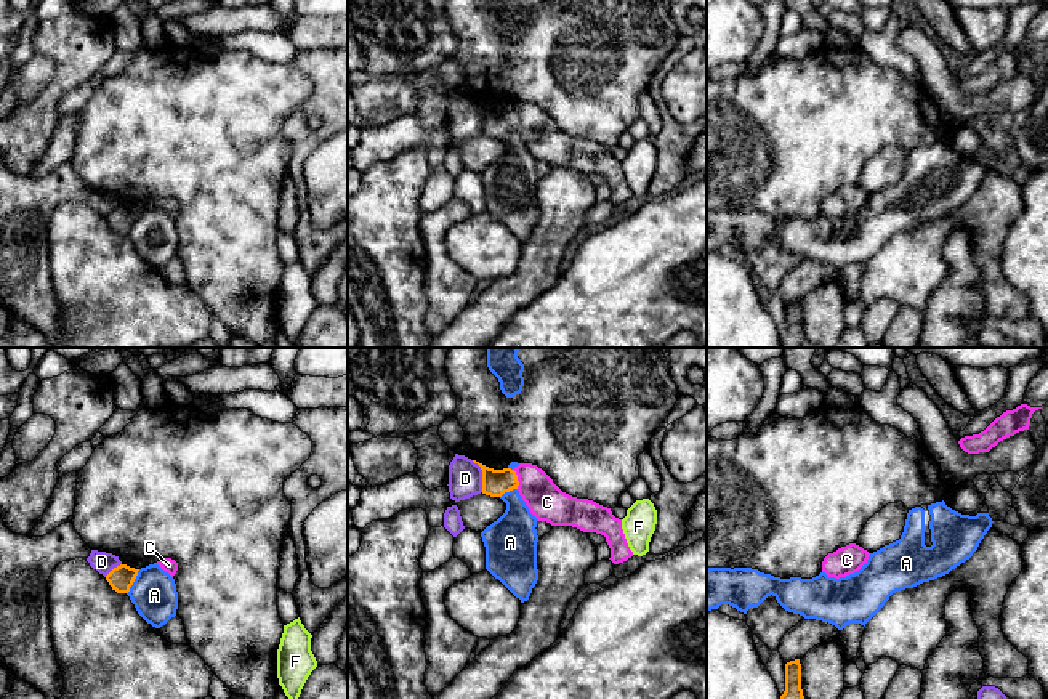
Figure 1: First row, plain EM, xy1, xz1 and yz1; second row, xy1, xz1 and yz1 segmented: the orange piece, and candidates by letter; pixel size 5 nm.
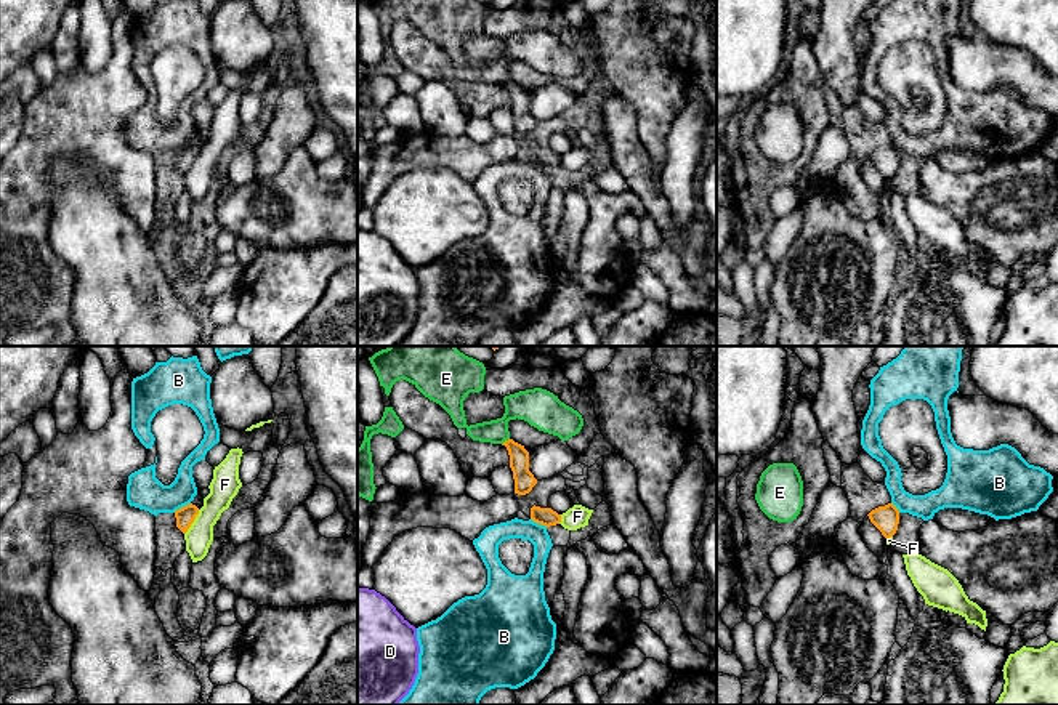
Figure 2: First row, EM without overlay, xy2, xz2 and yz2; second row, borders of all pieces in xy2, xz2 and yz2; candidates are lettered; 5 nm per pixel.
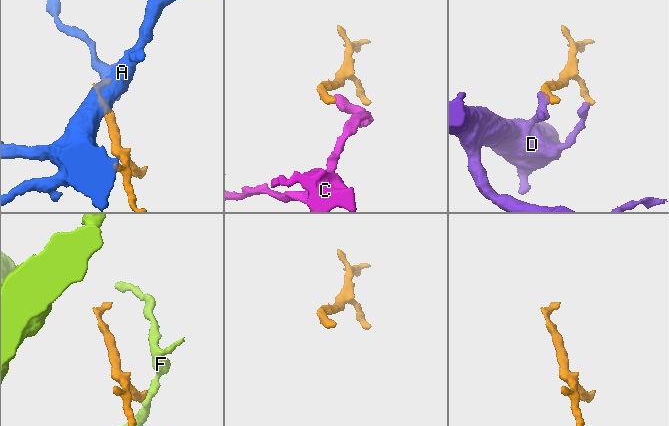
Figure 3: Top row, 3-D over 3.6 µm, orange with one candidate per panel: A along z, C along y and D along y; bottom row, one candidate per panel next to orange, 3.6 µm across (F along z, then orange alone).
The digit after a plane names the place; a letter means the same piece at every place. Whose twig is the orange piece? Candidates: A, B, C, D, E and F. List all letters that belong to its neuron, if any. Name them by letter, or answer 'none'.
C

